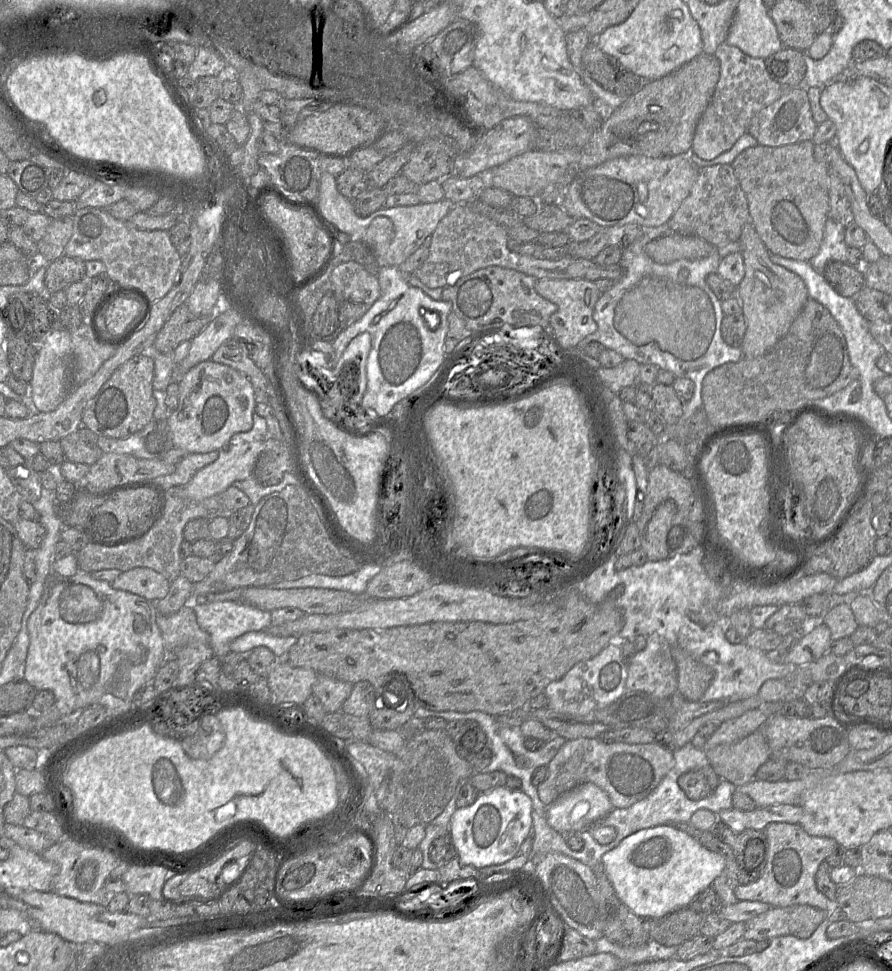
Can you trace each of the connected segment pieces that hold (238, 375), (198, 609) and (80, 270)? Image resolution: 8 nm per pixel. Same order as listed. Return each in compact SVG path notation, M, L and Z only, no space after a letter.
M206 360L192 367L178 385L179 405L168 416L174 448L190 454L220 451L227 447L234 434L252 428L257 403L250 380L241 372Z
M215 601L195 605L193 609L199 626L210 636L214 656L219 659L230 652L230 644L238 637L272 625L271 611L246 602Z
M66 255L46 266L44 284L46 293L65 290L70 284L86 279L85 261Z

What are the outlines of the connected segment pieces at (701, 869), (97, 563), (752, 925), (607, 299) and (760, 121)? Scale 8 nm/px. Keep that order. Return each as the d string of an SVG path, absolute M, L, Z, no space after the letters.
M674 825L646 828L627 836L605 853L601 862L619 900L641 919L662 918L686 908L725 867L721 854L708 850Z
M183 486L164 492L164 505L152 529L142 538L118 546L105 547L88 543L75 553L78 568L84 572L117 569L125 572L137 567L150 568L162 574L171 584L180 575L180 545L184 541L184 528L195 518L211 521L217 517L229 518L233 513L250 504L249 497L235 486L201 501L192 501L185 495Z
M808 905L771 907L745 922L744 939L761 941L791 935L807 939L827 918L827 913Z
M667 224L642 227L639 237L623 249L619 262L623 269L623 276L610 289L601 294L593 312L597 330L586 336L576 348L584 353L584 347L590 342L599 342L605 349L612 349L621 354L624 359L632 359L640 364L654 364L660 369L672 372L676 377L691 379L694 382L694 393L689 401L683 402L681 416L681 420L687 420L702 407L702 381L706 374L722 364L737 362L743 357L741 347L730 346L724 341L721 324L725 315L722 311L721 300L706 283L708 274L717 273L723 257L740 252L740 244L732 242L718 246L717 251L710 256L697 260L681 259L669 264L654 262L645 251L646 245L671 233Z
M788 88L774 103L758 112L751 120L748 133L762 146L779 147L803 141L811 141L818 124L812 116L807 88Z

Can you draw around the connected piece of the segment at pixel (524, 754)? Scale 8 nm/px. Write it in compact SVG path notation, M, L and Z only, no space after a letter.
M416 707L413 717L426 719L428 717L443 718L446 721L451 720L474 720L479 723L486 734L486 747L492 752L492 759L489 765L483 770L483 773L490 773L493 771L502 771L507 776L514 776L521 781L521 791L530 797L533 803L533 810L539 815L545 815L547 807L538 797L537 787L531 783L532 773L540 766L547 766L553 757L557 754L561 746L566 742L566 739L554 735L549 741L546 741L543 746L536 751L528 751L523 741L526 738L518 726L505 726L499 723L496 717L480 711L472 711L468 713L452 712L452 711L430 711L420 707Z

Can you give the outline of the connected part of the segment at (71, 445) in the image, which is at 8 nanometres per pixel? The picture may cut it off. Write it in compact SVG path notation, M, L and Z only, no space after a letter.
M81 427L60 440L65 459L73 463L93 465L103 451L97 444L98 435L86 427Z

